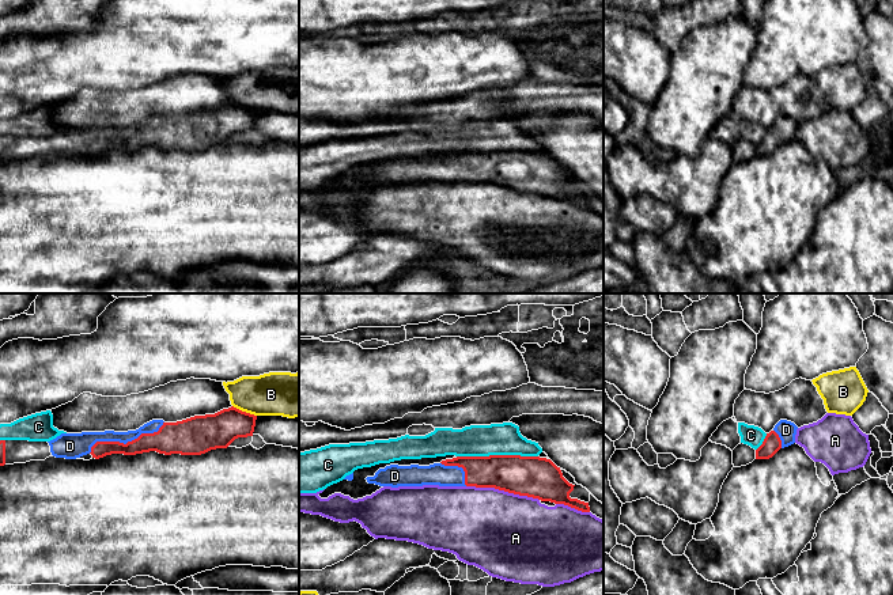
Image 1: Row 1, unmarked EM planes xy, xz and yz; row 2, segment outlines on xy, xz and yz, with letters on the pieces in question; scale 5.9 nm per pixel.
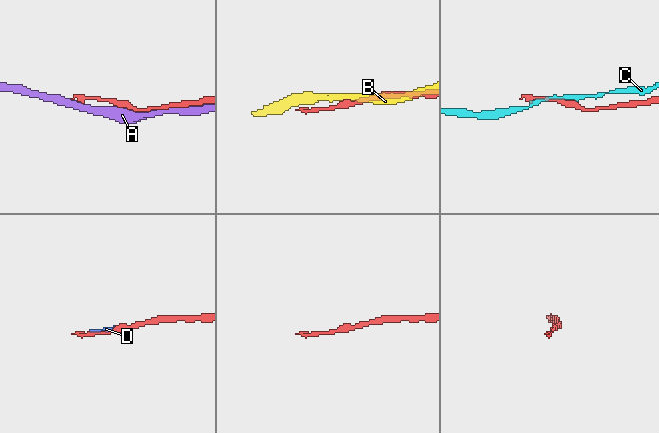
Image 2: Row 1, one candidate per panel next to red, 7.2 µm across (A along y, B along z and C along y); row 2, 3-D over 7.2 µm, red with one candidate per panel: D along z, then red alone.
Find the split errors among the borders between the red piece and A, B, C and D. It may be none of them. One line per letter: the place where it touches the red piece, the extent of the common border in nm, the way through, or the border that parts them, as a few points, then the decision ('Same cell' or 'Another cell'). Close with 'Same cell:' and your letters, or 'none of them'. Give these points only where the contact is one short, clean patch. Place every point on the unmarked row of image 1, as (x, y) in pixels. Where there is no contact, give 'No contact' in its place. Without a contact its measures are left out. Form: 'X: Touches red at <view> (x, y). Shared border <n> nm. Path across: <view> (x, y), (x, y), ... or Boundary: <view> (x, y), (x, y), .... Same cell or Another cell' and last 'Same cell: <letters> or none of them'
A: Touches red at xz (503, 185). Shared border 440 nm. Another cell
B: Touches red at xy (245, 107). Shared border 160 nm. Another cell
C: Touches red at xz (496, 151). Shared border 480 nm. Another cell
D: Touches red at xy (127, 139). Shared border 480 nm. Same cell
Same cell: D

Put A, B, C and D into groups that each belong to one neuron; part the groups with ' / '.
A / B / C / D

